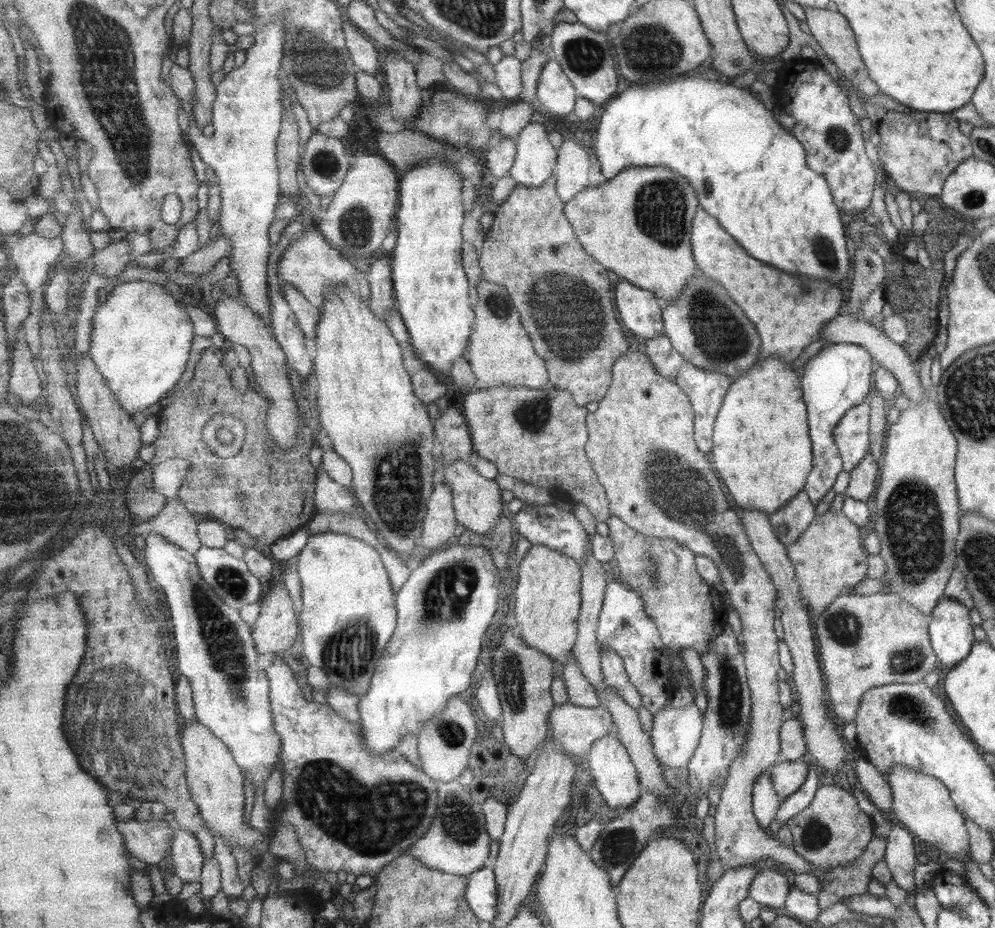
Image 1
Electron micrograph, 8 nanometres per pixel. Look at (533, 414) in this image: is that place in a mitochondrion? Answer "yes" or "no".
yes

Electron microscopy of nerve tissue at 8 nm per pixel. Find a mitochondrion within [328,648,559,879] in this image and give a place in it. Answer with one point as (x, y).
(461, 823)

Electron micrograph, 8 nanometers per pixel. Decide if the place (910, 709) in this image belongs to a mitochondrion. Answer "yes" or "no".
yes

